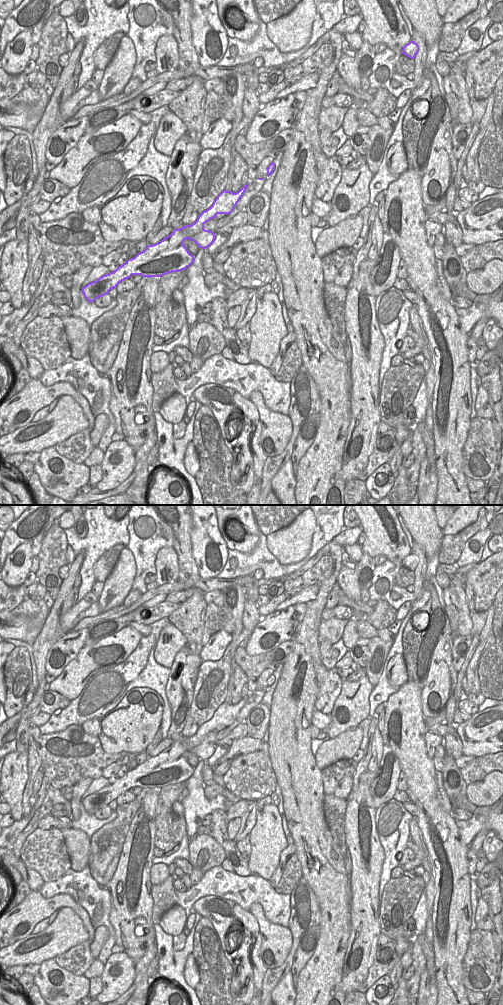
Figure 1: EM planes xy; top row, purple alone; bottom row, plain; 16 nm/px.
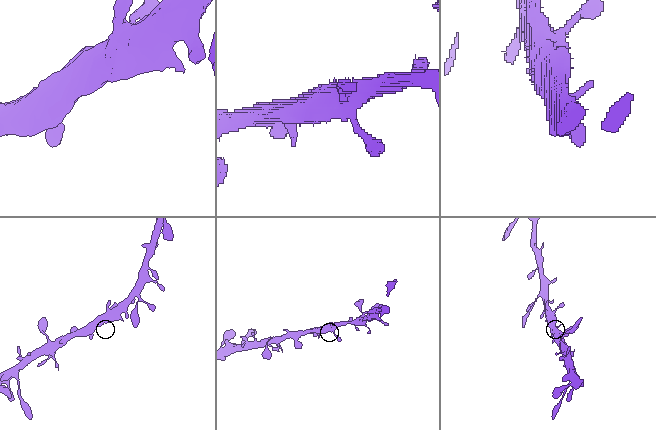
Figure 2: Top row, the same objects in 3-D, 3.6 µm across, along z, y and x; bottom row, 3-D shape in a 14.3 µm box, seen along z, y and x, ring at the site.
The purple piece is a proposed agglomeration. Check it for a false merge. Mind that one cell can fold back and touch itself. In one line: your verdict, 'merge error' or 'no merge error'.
no merge error

